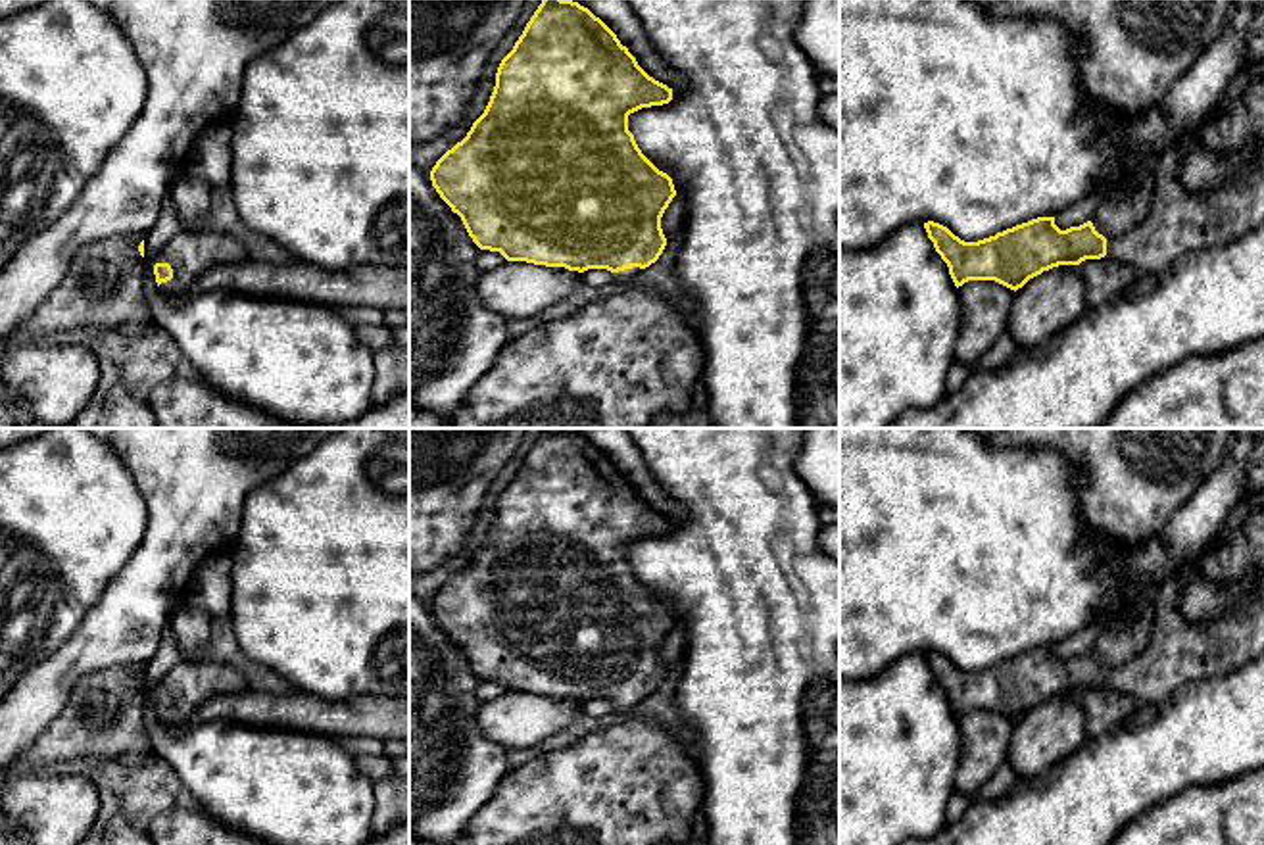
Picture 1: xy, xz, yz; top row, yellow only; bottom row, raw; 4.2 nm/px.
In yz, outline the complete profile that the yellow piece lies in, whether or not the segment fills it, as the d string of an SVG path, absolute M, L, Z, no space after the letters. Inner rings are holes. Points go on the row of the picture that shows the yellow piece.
M1249 58L1197 133L1183 144L1170 146L1153 165L1155 190L1149 217L1122 236L1105 238L1091 221L1060 230L1055 217L1037 217L978 242L964 242L934 221L924 223L924 229L947 263L957 288L968 280L995 280L1014 292L1030 278L1058 265L1080 265L1085 259L1106 255L1130 265L1137 277L1145 277L1164 273L1185 254L1231 244L1264 225L1264 60ZM1249 142L1256 146L1251 163L1226 184L1203 194L1181 186L1179 165L1193 144L1208 152L1239 154Z

